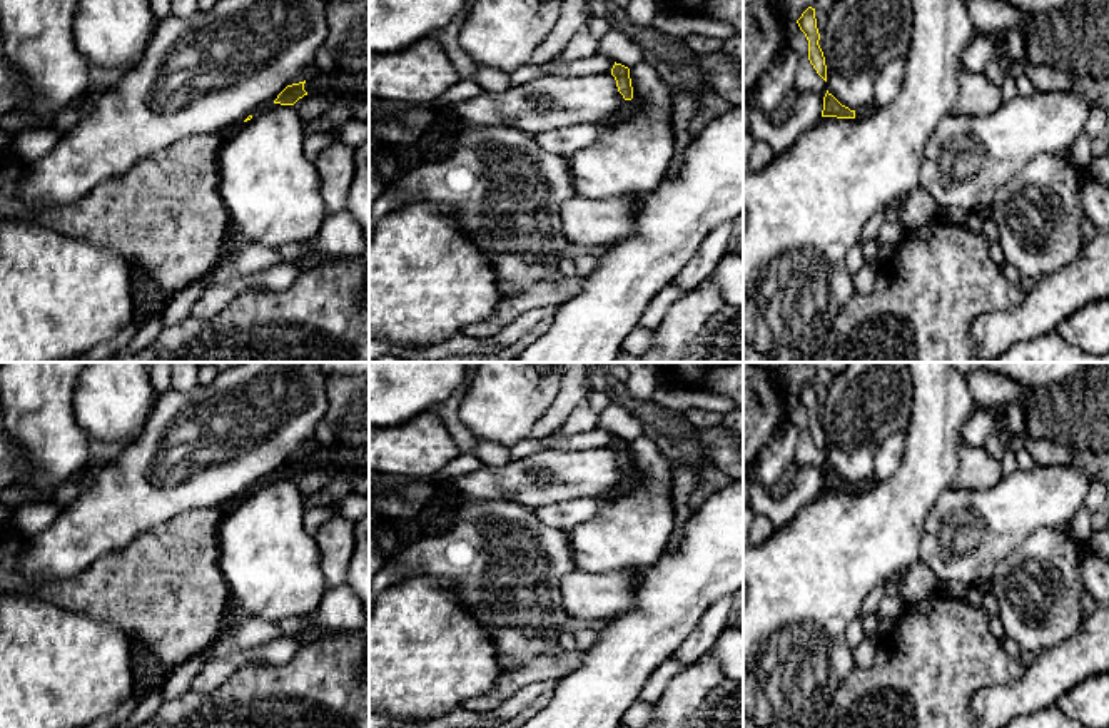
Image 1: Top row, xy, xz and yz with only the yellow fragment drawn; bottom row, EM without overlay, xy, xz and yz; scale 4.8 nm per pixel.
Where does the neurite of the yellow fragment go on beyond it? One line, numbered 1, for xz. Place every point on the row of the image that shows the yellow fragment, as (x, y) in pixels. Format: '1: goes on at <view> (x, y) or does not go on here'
1: goes on at xz (625, 111)

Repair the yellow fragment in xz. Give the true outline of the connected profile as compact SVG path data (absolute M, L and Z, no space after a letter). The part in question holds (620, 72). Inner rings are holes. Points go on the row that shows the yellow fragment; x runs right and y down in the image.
M615 62L615 65L611 68L611 75L616 80L618 92L625 99L625 105L608 120L610 125L616 125L631 114L635 102L633 102L633 87L631 87L631 78L630 78L630 68Z

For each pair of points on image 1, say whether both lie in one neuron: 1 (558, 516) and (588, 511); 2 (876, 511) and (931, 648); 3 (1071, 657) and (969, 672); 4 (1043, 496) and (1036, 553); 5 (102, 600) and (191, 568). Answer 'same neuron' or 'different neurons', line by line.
1: same neuron
2: different neurons
3: different neurons
4: different neurons
5: same neuron

